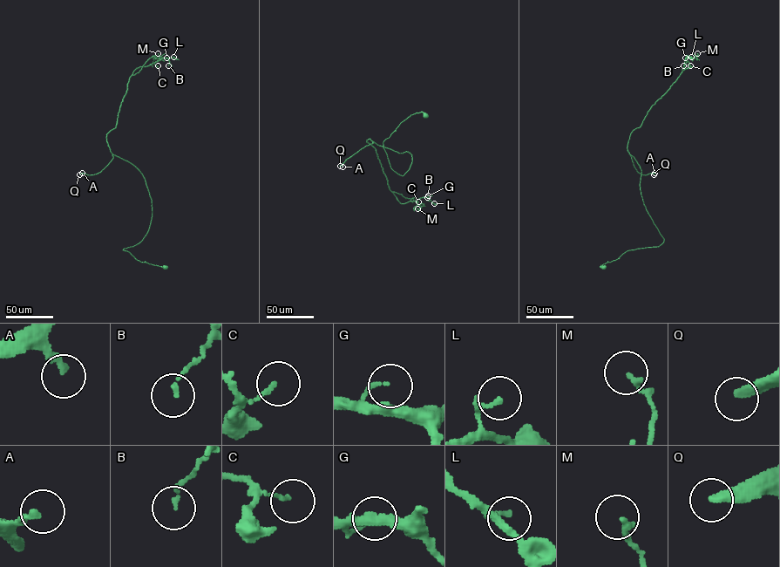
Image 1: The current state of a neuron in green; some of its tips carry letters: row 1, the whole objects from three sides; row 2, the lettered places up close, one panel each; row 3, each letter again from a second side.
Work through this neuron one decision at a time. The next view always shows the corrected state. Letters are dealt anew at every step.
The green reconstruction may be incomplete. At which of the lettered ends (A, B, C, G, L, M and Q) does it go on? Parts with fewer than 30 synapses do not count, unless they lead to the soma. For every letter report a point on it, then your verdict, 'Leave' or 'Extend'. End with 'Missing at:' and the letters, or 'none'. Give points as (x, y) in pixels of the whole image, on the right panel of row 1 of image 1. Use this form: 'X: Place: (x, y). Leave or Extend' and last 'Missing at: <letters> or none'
A: Place: (654, 173). Extend
B: Place: (683, 65). Leave
C: Place: (690, 65). Leave
G: Place: (685, 58). Leave
L: Place: (691, 57). Leave
M: Place: (697, 53). Leave
Q: Place: (654, 174). Extend
Missing at: A, Q

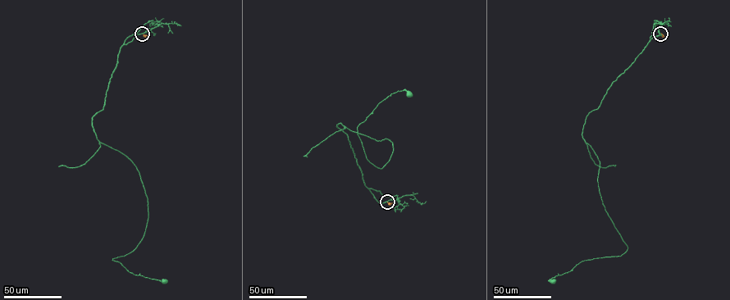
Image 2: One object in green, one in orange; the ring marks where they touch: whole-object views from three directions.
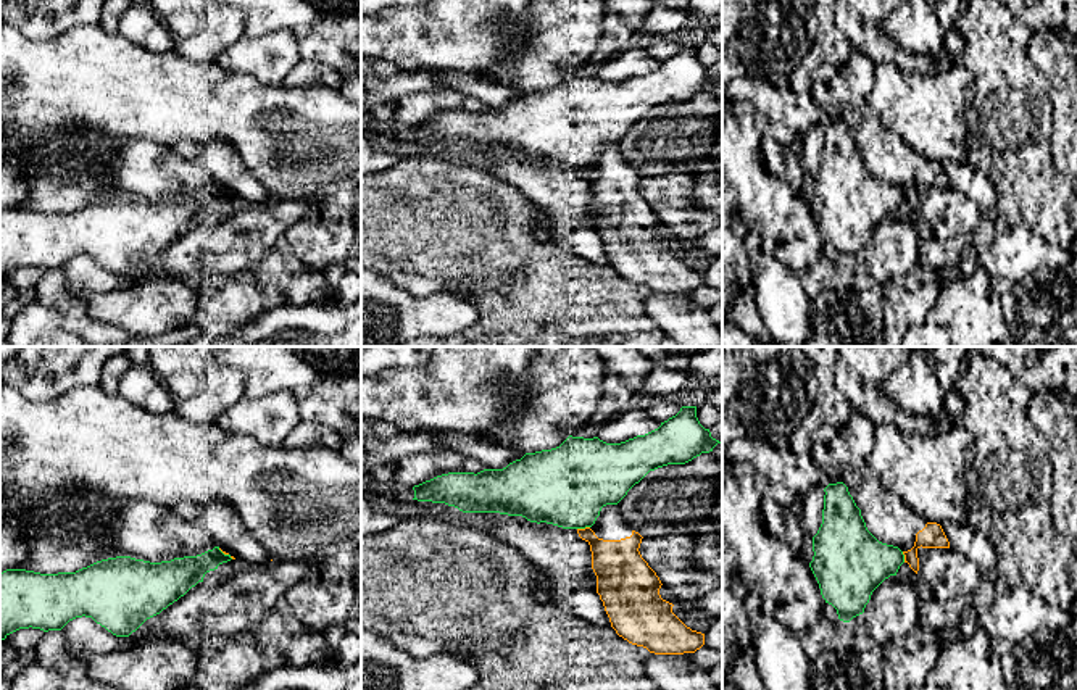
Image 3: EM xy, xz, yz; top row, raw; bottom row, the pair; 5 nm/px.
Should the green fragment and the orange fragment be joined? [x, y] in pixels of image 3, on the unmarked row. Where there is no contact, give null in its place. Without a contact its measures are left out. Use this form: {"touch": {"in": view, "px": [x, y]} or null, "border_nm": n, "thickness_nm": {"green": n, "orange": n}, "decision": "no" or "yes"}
{"touch": {"in": "xz", "px": [582, 166]}, "border_nm": 70, "thickness_nm": {"green": 400, "orange": 240}, "decision": "no"}

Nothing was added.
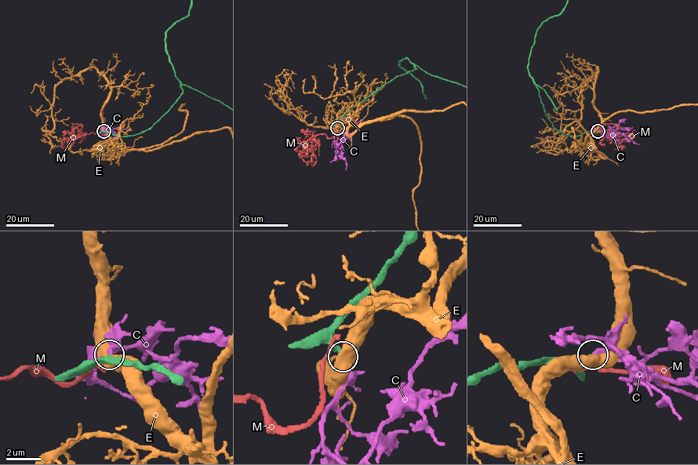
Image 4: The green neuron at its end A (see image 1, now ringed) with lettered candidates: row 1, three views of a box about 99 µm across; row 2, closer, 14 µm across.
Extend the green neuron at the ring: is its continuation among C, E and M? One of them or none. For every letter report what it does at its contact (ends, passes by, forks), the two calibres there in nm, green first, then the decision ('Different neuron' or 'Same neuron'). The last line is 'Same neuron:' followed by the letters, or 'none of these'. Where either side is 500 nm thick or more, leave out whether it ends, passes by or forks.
C: It ends there. Thickness 240 nm (green) against 240 nm. Same neuron
E: Thickness 260 nm (green) against 600 nm. Different neuron
M: It ends there. Thickness 360 nm (green) against 300 nm. Different neuron
Same neuron: C

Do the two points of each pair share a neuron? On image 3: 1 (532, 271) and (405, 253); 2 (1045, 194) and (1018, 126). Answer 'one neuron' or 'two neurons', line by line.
1: one neuron
2: one neuron

